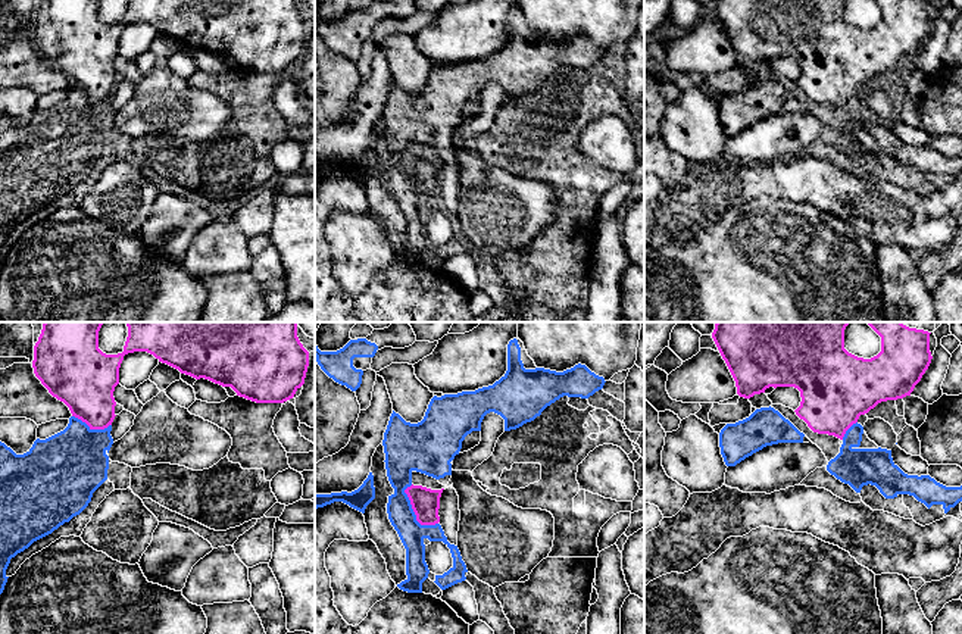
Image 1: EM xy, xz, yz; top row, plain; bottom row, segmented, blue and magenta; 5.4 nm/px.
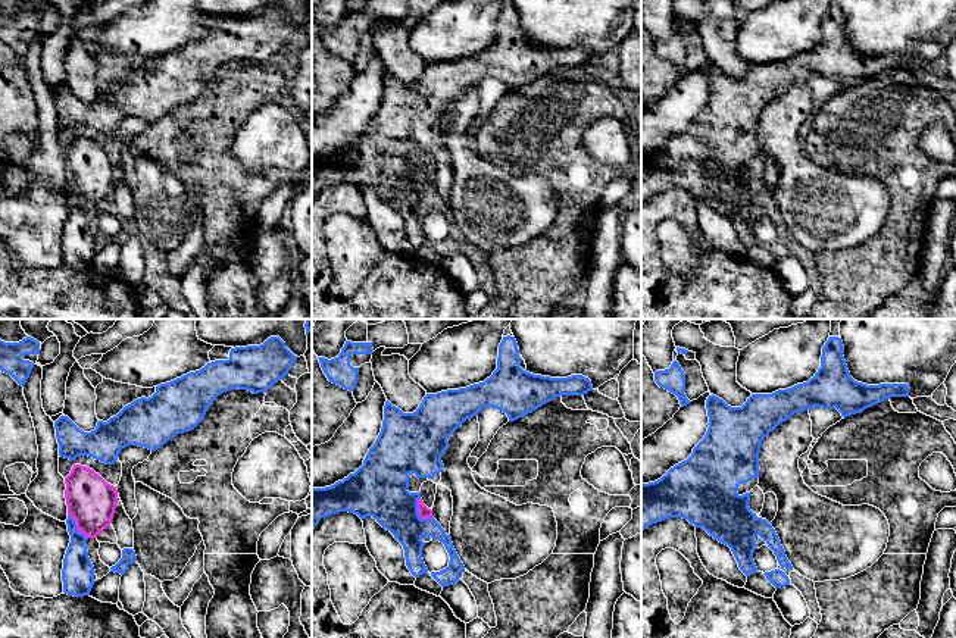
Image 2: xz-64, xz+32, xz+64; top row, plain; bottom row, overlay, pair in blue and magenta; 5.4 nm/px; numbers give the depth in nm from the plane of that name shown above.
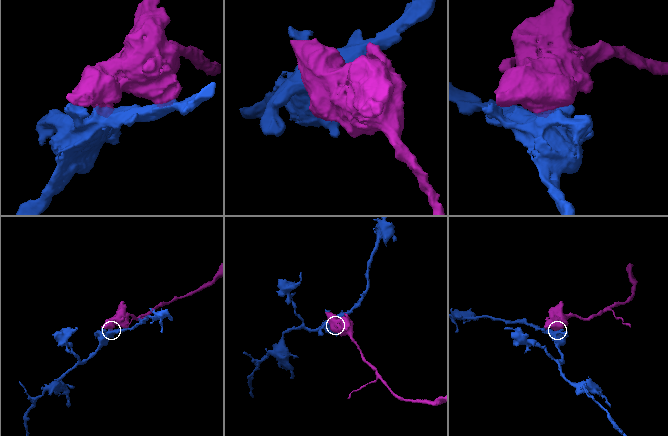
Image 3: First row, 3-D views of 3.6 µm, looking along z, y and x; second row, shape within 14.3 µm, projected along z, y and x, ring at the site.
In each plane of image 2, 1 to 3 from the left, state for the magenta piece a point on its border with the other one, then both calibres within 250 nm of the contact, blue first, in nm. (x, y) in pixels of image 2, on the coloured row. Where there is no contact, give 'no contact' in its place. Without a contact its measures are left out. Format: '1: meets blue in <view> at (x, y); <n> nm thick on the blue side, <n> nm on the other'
1: meets blue in xz-64 at (75, 527); 180 nm thick on the blue side, 260 nm on the other
2: meets blue in xz+32 at (416, 510); 320 nm thick on the blue side, 70 nm on the other
3: no contact

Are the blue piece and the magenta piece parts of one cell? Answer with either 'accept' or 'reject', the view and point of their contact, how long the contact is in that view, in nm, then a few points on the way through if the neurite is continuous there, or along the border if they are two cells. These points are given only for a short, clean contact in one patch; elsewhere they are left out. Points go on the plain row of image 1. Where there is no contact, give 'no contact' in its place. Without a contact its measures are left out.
reject; meets blue in xz at (414, 183); contact 280 nm long

